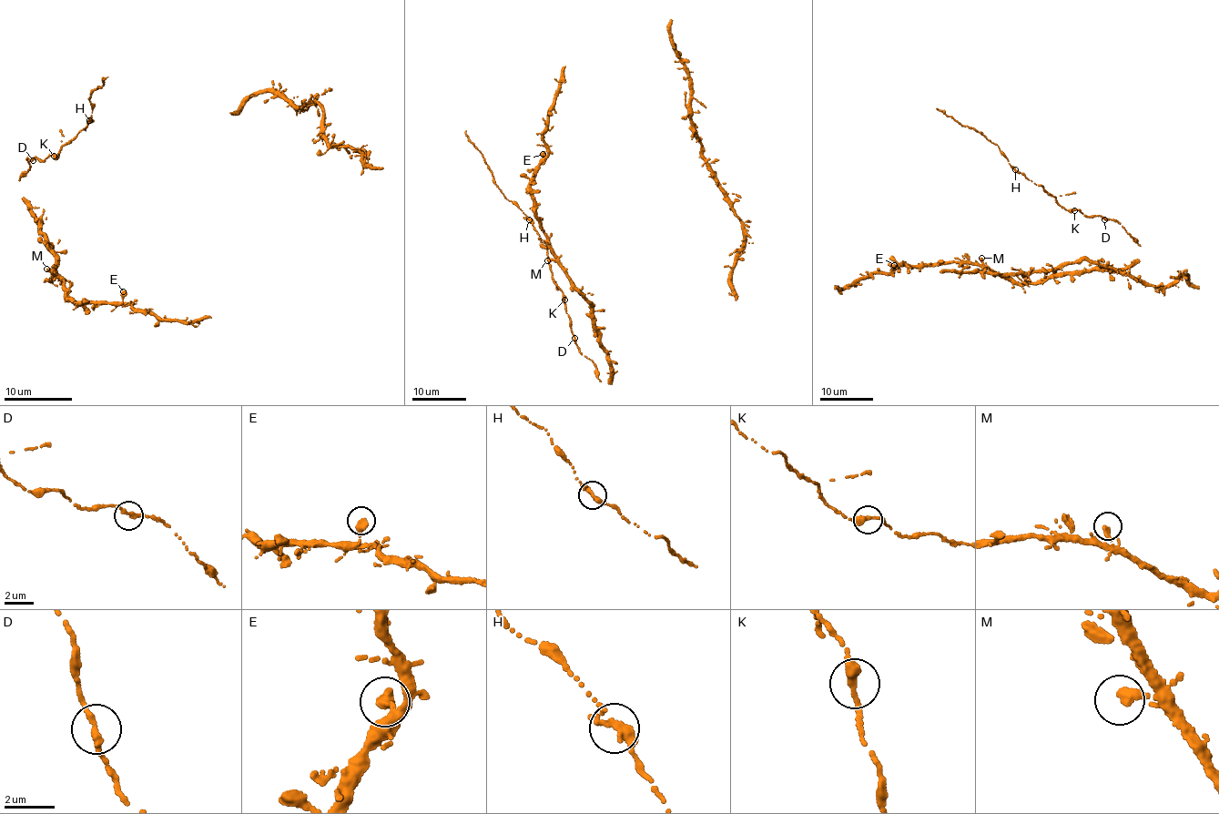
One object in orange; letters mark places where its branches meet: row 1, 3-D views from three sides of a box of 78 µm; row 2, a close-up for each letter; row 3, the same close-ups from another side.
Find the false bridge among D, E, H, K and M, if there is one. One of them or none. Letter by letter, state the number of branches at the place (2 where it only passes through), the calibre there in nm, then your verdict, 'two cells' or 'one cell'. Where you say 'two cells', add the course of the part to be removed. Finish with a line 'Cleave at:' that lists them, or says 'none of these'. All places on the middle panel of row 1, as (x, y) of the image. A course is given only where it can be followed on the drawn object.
D: 2 | 280 nm | one cell
E: 1 | 480 nm | one cell
H: 2 | 320 nm | one cell
K: 2 | 360 nm | one cell
M: 1 | 400 nm | one cell
Cleave at: none of these

